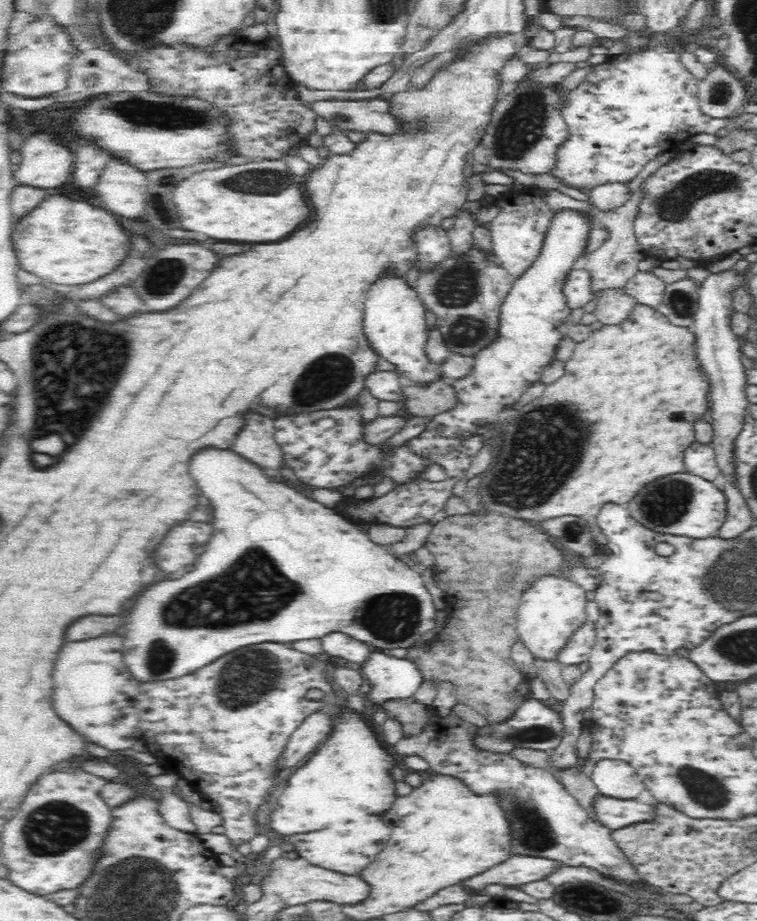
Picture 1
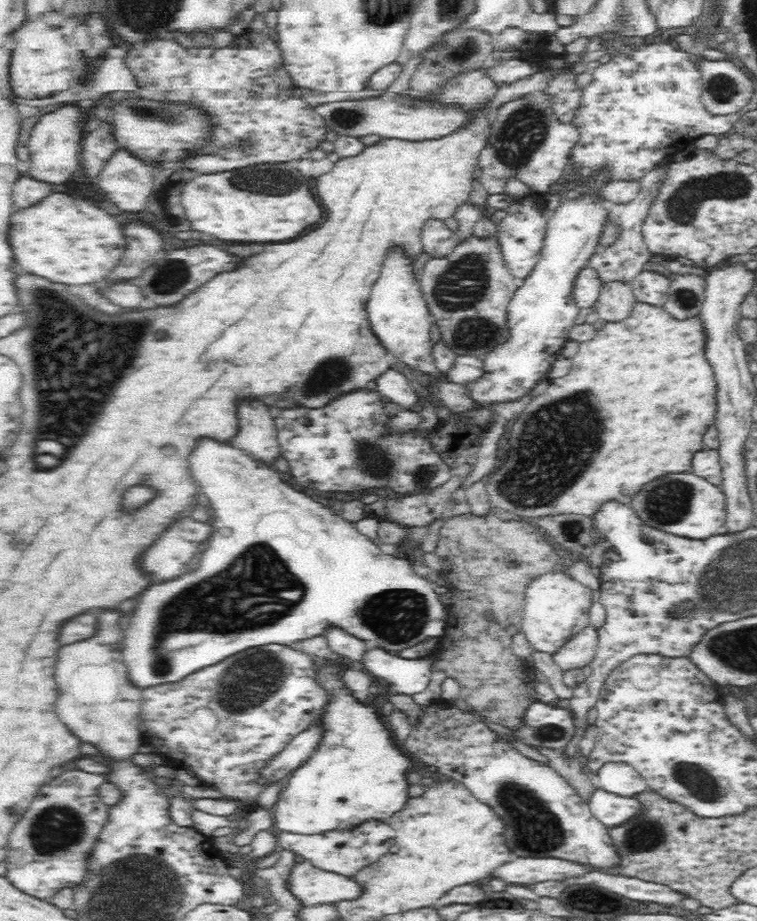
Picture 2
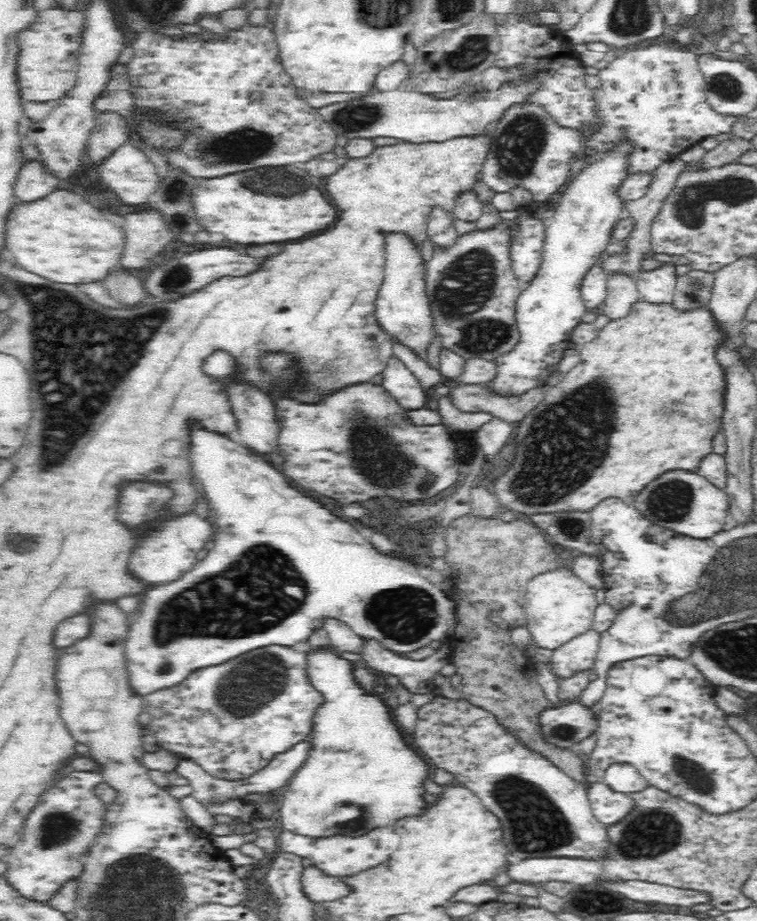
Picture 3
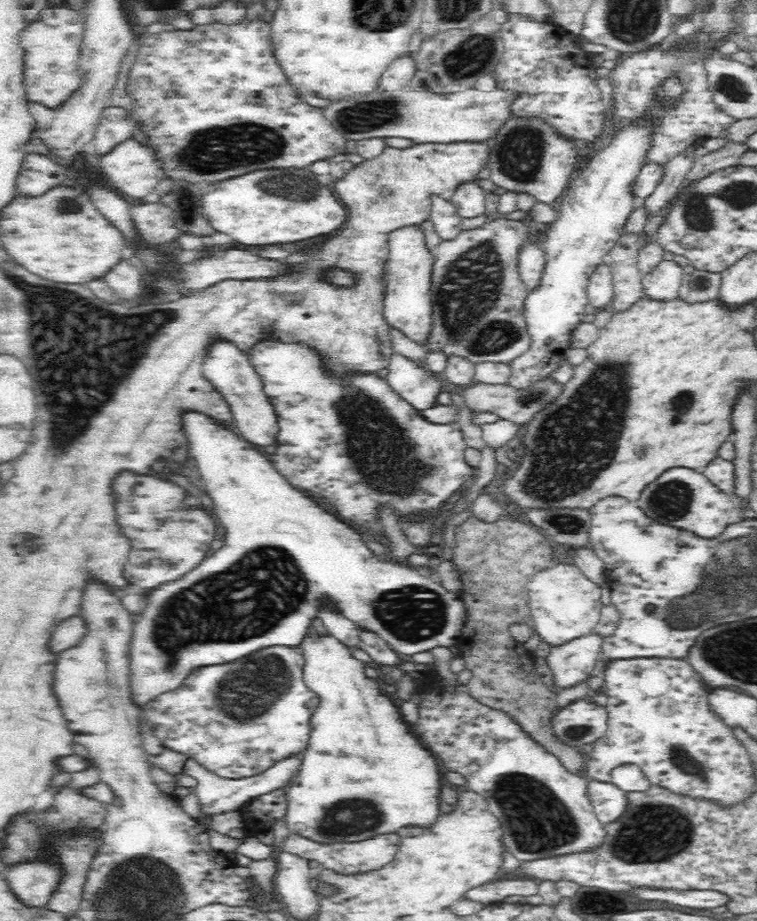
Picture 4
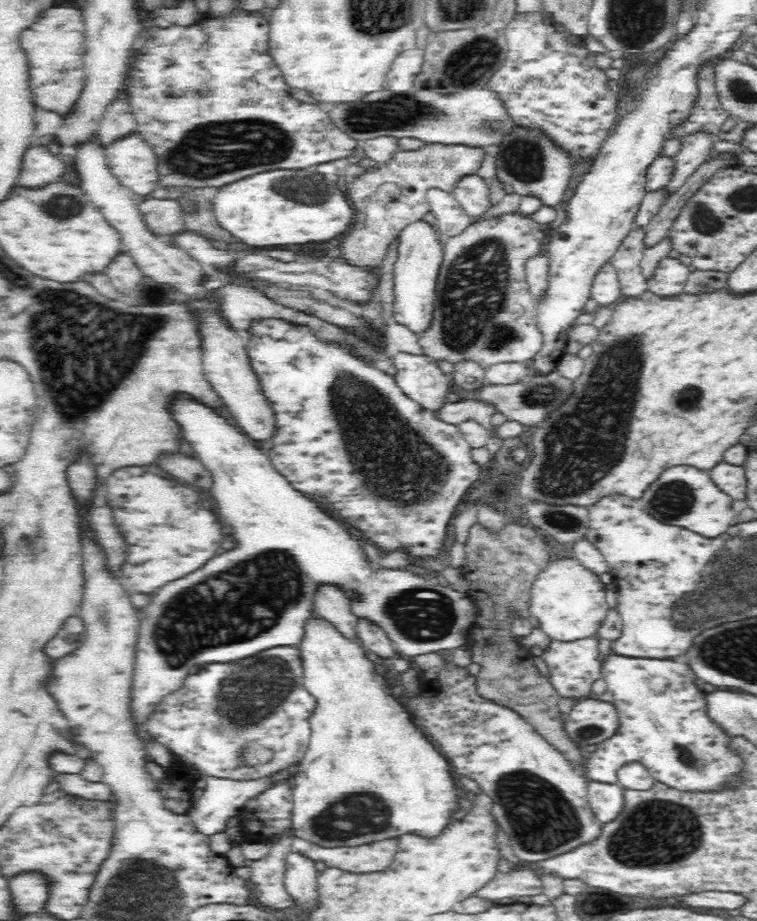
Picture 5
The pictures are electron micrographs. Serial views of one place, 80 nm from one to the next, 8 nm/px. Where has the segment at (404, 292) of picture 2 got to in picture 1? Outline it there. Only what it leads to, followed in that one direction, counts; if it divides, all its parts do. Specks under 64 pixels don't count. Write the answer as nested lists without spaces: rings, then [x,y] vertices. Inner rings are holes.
[[[387,276],[370,288],[365,302],[362,332],[369,348],[378,359],[394,366],[393,373],[402,384],[415,385],[418,382],[432,382],[442,378],[439,365],[432,362],[426,354],[426,308],[417,297],[415,290],[410,288],[404,278]]]

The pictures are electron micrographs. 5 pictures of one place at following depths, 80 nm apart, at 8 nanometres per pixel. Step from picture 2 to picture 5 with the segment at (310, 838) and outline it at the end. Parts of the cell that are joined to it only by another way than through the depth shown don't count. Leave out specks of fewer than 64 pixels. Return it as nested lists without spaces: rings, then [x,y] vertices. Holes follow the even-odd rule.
[[[293,837],[290,850],[315,862],[324,862],[330,868],[337,868],[354,874],[366,874],[388,868],[390,862],[394,860],[396,852],[398,852],[398,845],[398,837],[384,838],[378,842],[370,842],[370,844],[360,843],[358,846],[335,847],[323,847],[306,839]]]

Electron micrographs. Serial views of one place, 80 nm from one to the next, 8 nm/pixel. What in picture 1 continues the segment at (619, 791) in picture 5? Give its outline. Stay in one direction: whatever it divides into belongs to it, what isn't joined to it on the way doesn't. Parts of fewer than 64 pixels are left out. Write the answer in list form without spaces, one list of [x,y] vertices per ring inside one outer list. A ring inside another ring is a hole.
[[[600,797],[596,801],[596,815],[608,829],[620,830],[638,822],[654,822],[656,805],[644,804],[638,800],[618,800]]]

